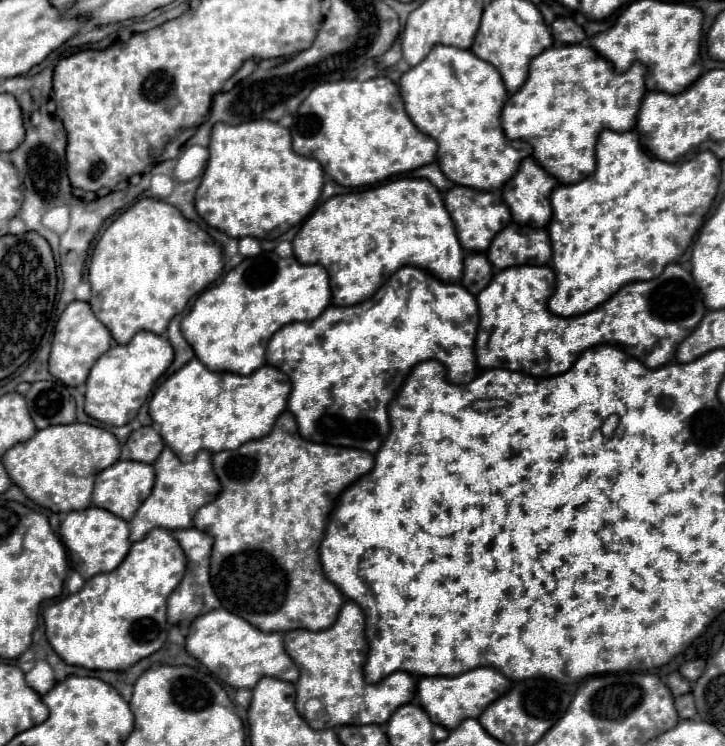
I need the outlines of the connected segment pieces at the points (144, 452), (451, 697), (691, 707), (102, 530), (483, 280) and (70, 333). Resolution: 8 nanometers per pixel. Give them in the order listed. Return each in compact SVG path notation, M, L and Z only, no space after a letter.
M143 426L139 430L133 430L127 438L127 448L131 452L131 460L153 464L155 458L163 450L163 440L159 432L153 426Z
M473 668L469 672L463 672L459 676L433 676L433 678L419 678L417 684L417 702L427 710L429 718L445 726L447 730L453 730L459 726L463 718L479 718L479 714L495 700L507 686L511 684L509 678L499 674L495 668Z
M691 692L677 696L677 698L675 698L675 708L677 708L679 718L695 718L695 714L697 714Z
M89 506L79 512L69 512L67 518L61 522L59 534L69 552L73 570L77 570L85 580L103 572L113 572L123 562L123 558L131 548L129 524L119 516L97 506Z
M469 254L465 258L461 284L473 296L477 296L479 290L483 290L483 286L487 286L487 282L491 282L491 278L493 278L493 266L491 266L491 262L487 262L485 254Z
M71 302L63 310L57 320L51 356L49 356L49 372L67 386L81 386L87 380L91 366L97 362L101 354L111 348L111 334L109 330L97 320L91 306L87 302Z

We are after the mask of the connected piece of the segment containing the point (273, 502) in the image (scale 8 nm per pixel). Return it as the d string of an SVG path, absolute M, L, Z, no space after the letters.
M285 410L267 436L251 440L239 450L213 454L213 470L223 490L213 502L201 506L193 518L197 530L215 538L211 554L211 584L221 606L263 632L289 632L297 628L319 632L327 630L337 620L343 606L343 594L323 576L319 544L339 494L367 474L375 462L375 456L363 450L307 442L293 432L293 422L293 414Z

